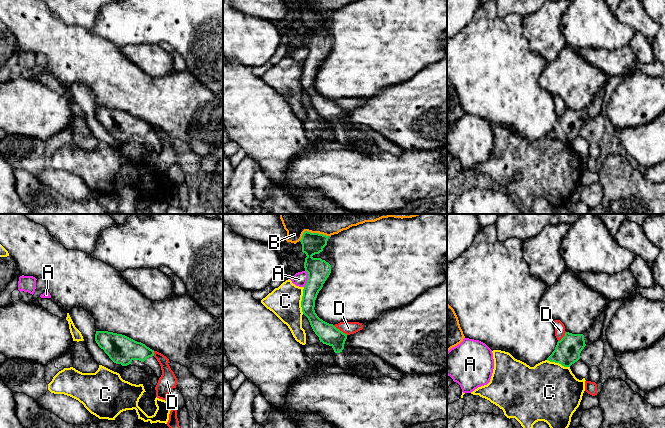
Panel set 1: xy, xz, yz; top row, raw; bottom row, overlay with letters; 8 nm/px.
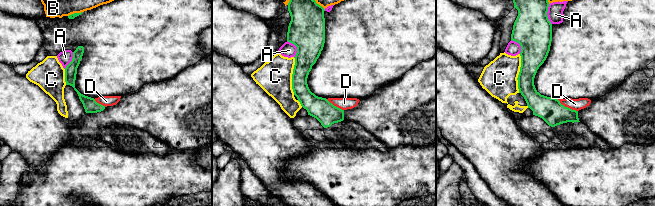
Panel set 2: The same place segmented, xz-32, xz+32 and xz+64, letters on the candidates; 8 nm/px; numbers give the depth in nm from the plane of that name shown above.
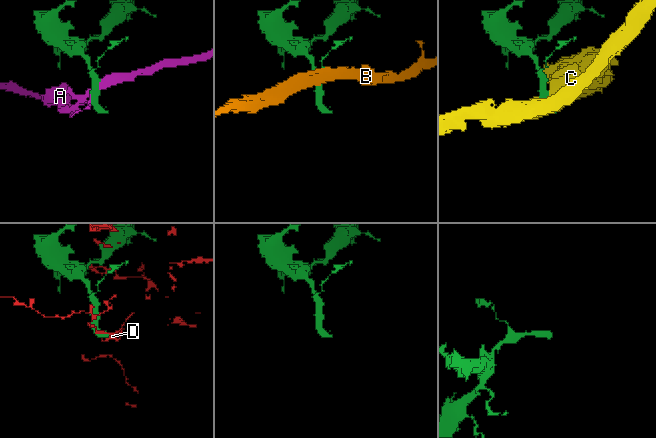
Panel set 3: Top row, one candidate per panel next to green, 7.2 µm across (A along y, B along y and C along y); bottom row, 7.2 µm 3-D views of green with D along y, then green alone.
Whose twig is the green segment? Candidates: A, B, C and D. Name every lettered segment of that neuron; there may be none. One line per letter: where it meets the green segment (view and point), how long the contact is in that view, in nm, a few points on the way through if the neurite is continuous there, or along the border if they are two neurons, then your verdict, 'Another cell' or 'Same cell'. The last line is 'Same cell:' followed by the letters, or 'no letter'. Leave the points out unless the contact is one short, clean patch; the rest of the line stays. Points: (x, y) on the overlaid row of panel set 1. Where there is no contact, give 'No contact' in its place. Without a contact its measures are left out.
A: Touches green at xz (308, 278). Shared border 140 nm. Another cell
B: Touches green at xz (312, 233). Shared border 240 nm. Another cell
C: Touches green at xz (302, 300). Shared border 220 nm. Another cell
D: Touches green at xz (339, 330). Shared border 140 nm. Another cell
Same cell: no letter

